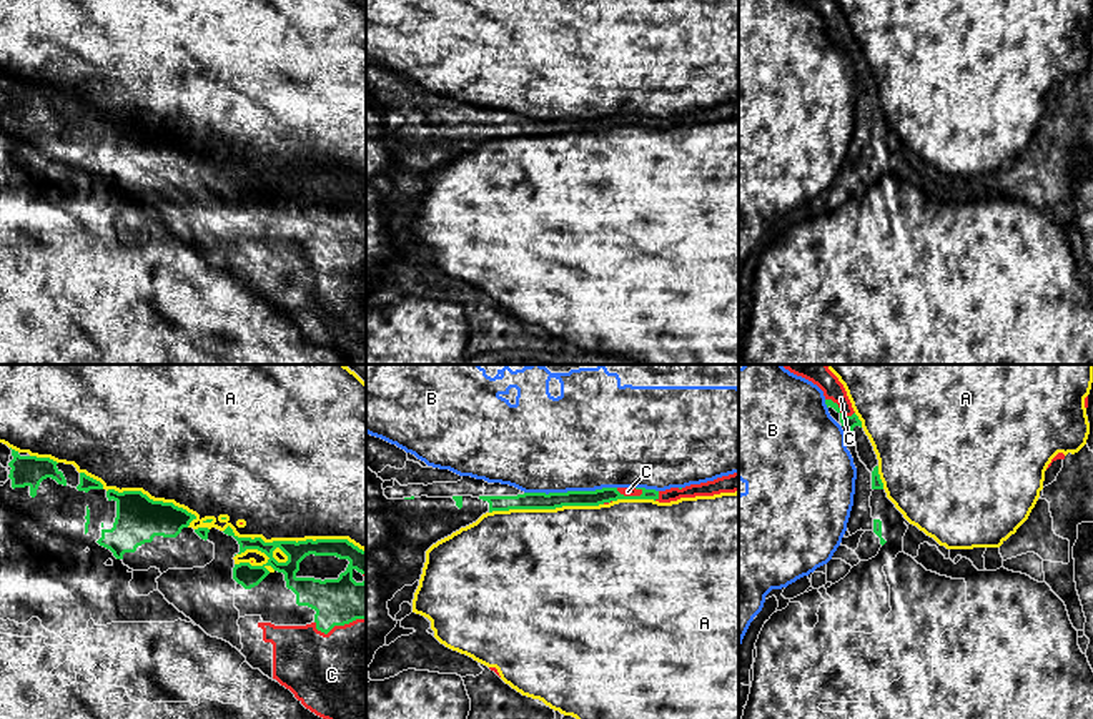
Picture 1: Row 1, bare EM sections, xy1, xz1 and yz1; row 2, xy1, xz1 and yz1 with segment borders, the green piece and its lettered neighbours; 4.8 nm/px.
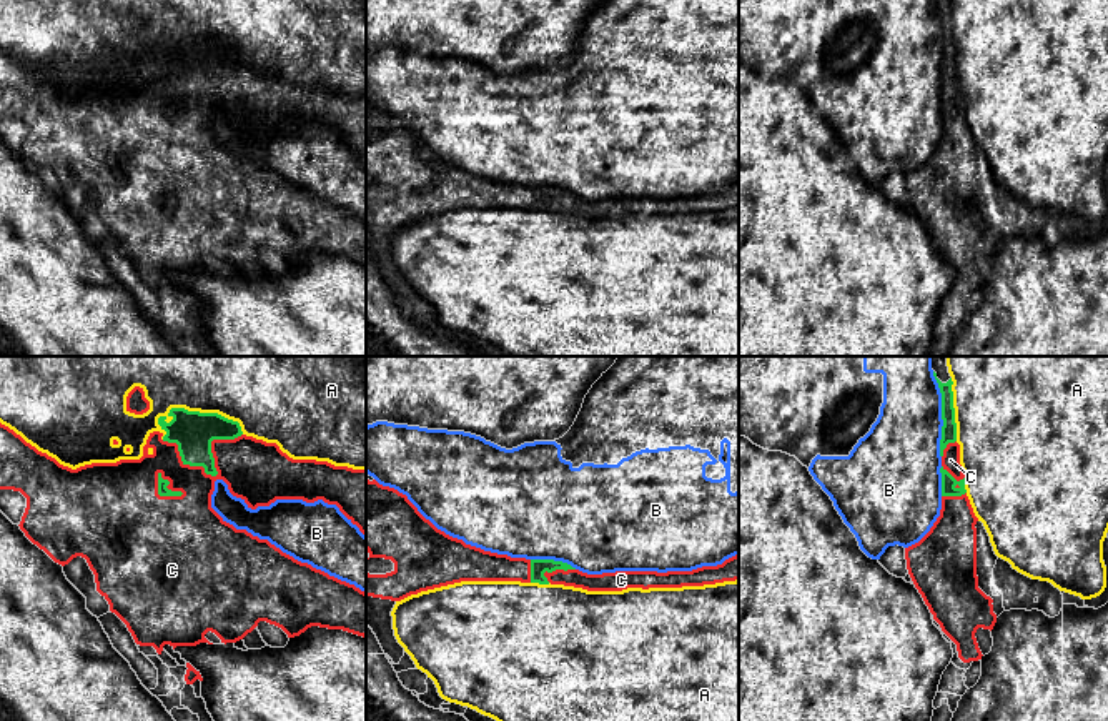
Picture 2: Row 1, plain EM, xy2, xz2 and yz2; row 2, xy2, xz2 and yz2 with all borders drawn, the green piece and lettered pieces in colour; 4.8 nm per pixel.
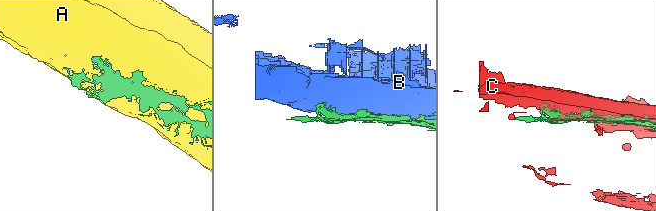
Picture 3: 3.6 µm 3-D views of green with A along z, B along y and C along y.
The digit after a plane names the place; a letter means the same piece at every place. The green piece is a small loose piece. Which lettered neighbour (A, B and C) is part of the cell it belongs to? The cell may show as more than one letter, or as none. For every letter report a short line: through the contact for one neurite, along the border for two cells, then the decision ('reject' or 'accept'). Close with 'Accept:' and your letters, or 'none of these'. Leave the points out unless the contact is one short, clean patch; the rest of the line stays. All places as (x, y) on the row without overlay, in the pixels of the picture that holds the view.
A: reject
B: reject
C: reject
Accept: none of these

